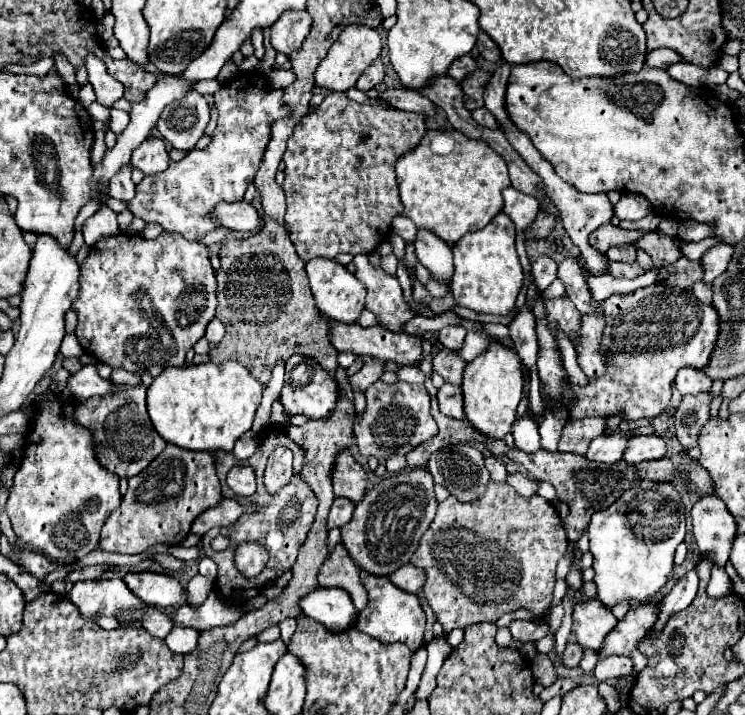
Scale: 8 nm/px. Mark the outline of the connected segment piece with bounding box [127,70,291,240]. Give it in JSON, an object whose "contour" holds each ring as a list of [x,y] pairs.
{"contour":[[[257,70],[239,72],[233,80],[225,82],[221,90],[215,92],[215,106],[219,110],[219,122],[211,144],[205,150],[187,152],[183,160],[171,162],[159,176],[145,176],[143,182],[137,184],[135,198],[127,204],[133,216],[155,222],[163,226],[165,232],[199,240],[215,228],[209,212],[217,202],[243,200],[247,186],[263,162],[263,152],[271,140],[271,124],[291,116],[291,110],[283,102],[283,90],[271,88],[267,78]]]}

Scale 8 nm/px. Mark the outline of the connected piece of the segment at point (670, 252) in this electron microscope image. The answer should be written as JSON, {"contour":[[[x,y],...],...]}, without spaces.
{"contour":[[[647,232],[643,238],[637,240],[635,246],[645,250],[655,266],[667,266],[681,256],[679,242],[673,236],[665,236],[661,232]]]}

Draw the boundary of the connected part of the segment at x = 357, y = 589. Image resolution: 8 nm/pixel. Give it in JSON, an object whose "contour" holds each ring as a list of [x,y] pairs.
{"contour":[[[341,542],[333,548],[319,570],[319,586],[343,588],[345,592],[349,592],[357,610],[363,610],[363,604],[367,604],[367,592],[361,584],[359,568],[355,568],[355,562],[351,560],[351,556],[347,556],[347,550]]]}

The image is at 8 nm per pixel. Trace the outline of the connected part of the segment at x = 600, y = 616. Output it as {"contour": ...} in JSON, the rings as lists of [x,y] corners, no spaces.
{"contour":[[[597,598],[577,604],[573,610],[573,632],[581,646],[587,646],[595,652],[603,648],[605,636],[617,626],[617,618],[611,616],[611,610],[607,610]]]}

